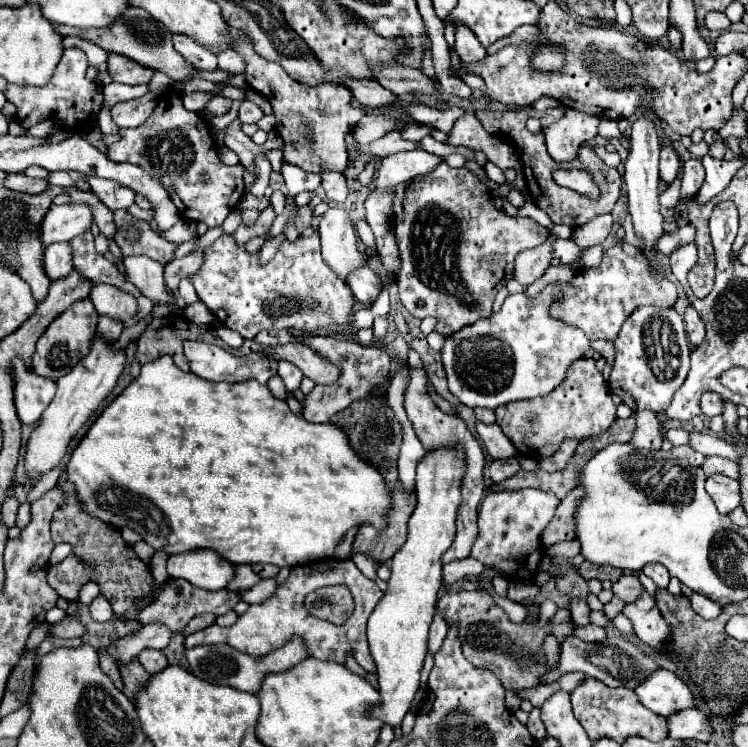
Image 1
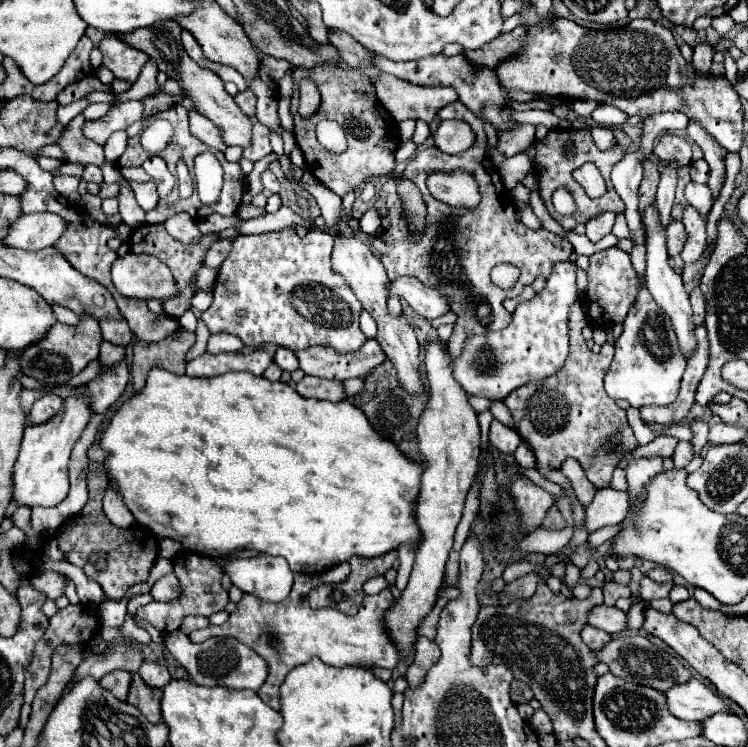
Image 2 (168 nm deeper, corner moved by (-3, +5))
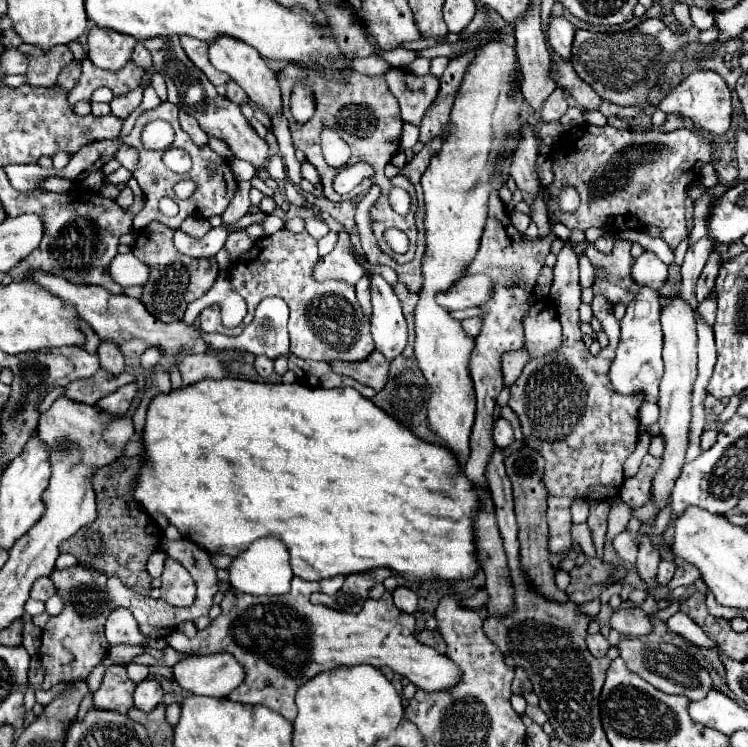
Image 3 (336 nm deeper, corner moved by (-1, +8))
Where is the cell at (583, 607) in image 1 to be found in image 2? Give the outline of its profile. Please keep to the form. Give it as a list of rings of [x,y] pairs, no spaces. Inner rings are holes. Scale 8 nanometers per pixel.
[[[598,606],[590,612],[588,616],[588,624],[594,626],[594,628],[600,628],[608,634],[620,634],[620,632],[626,632],[628,626],[626,626],[626,620],[628,620],[628,614],[618,610],[616,606]]]

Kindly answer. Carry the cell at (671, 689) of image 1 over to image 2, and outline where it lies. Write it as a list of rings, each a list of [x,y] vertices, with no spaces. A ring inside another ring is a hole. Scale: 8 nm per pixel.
[[[690,680],[688,684],[676,684],[672,690],[666,692],[666,702],[670,712],[680,720],[700,722],[718,712],[732,714],[732,708],[698,680]]]

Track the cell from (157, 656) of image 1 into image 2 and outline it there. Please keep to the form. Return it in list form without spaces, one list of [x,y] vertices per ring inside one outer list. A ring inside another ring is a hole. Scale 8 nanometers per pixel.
[[[142,662],[140,670],[138,670],[142,682],[146,682],[146,686],[150,688],[164,688],[170,682],[170,674],[166,670],[166,666],[158,664],[158,662]]]

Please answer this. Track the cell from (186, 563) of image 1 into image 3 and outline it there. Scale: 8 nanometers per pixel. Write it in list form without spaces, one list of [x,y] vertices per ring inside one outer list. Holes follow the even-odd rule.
[[[260,539],[254,541],[244,553],[240,553],[234,563],[230,565],[230,587],[250,593],[250,595],[282,595],[288,593],[290,581],[292,581],[292,569],[288,563],[288,551],[284,549],[284,543],[278,539]]]

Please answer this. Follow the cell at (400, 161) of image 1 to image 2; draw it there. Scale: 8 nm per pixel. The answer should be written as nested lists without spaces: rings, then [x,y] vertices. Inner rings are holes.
[[[514,124],[510,130],[498,134],[498,150],[504,156],[514,156],[518,152],[526,152],[526,148],[534,142],[534,126],[532,124]]]

